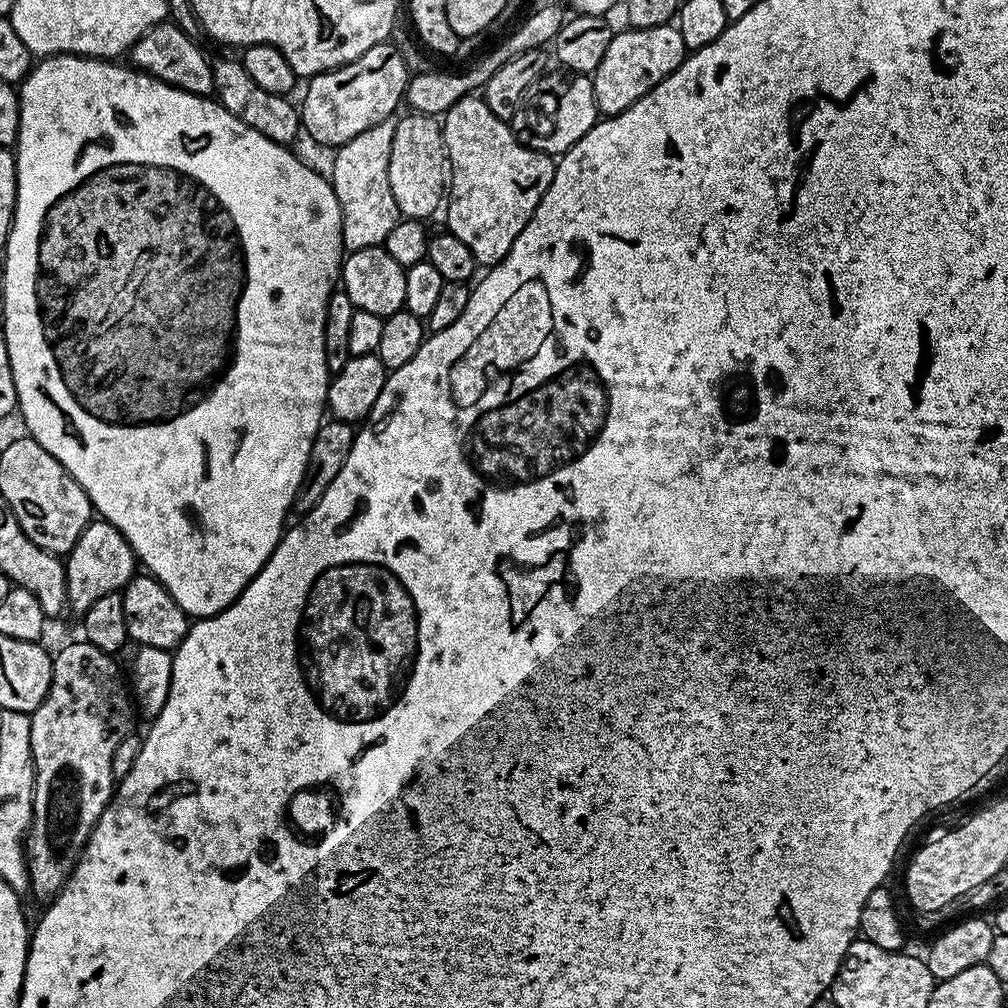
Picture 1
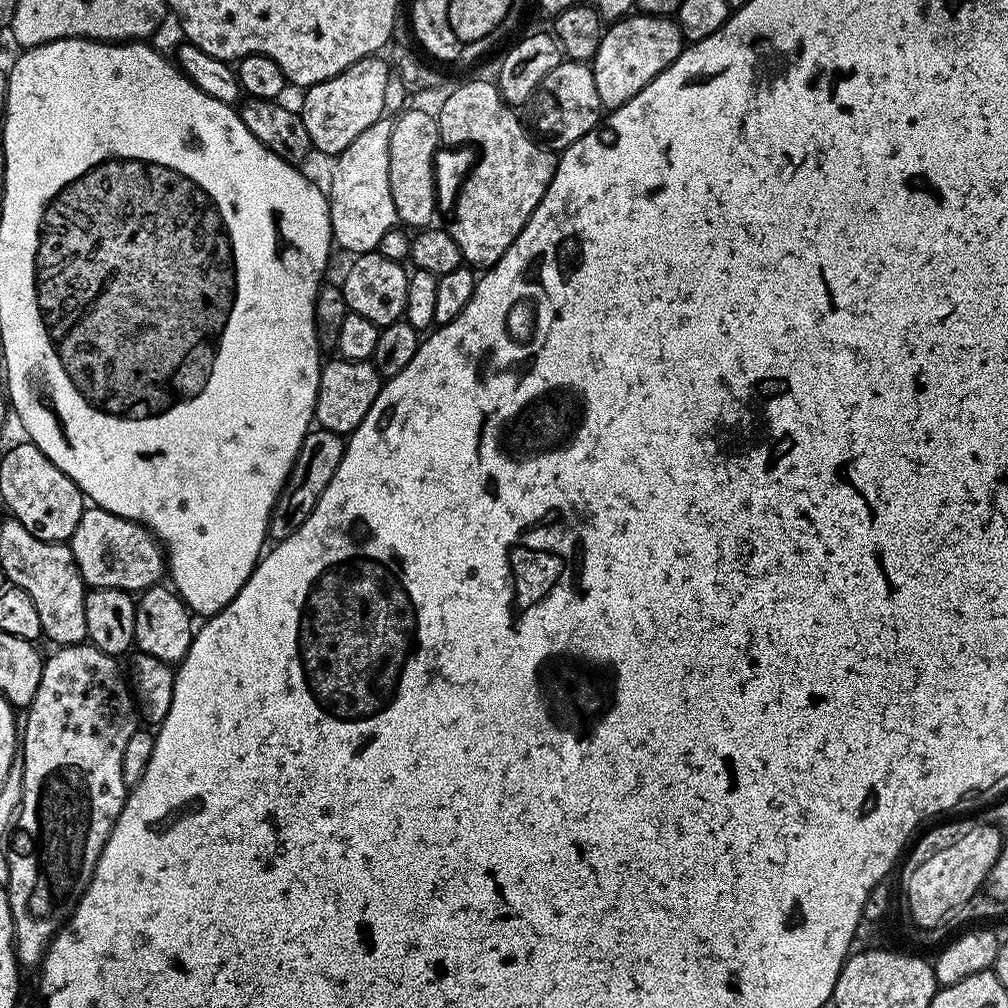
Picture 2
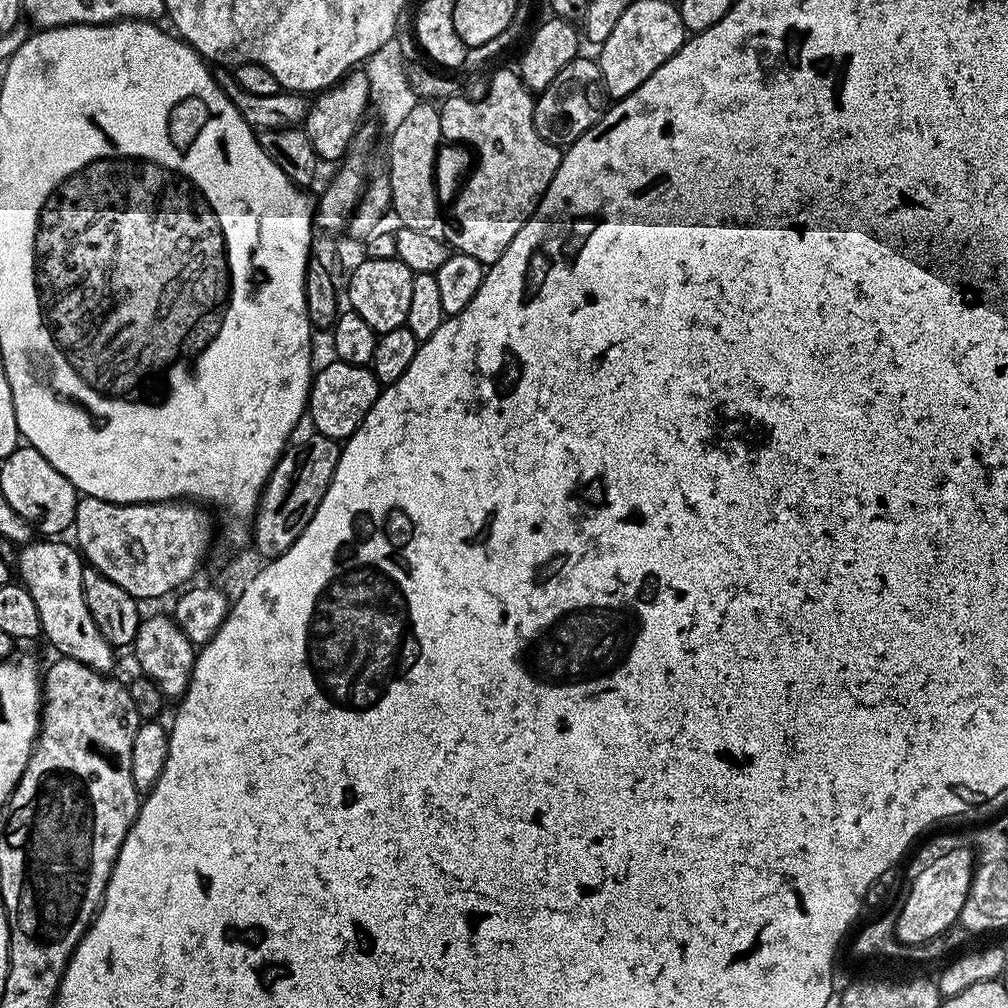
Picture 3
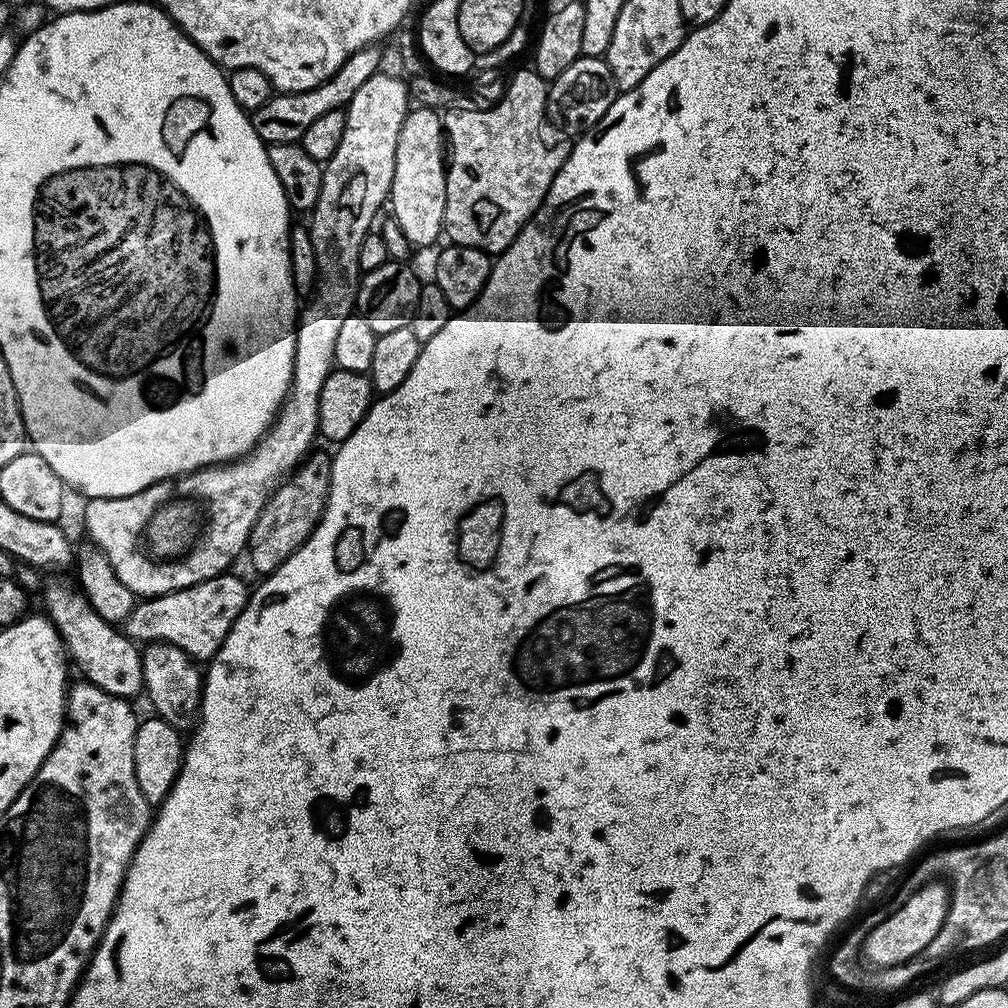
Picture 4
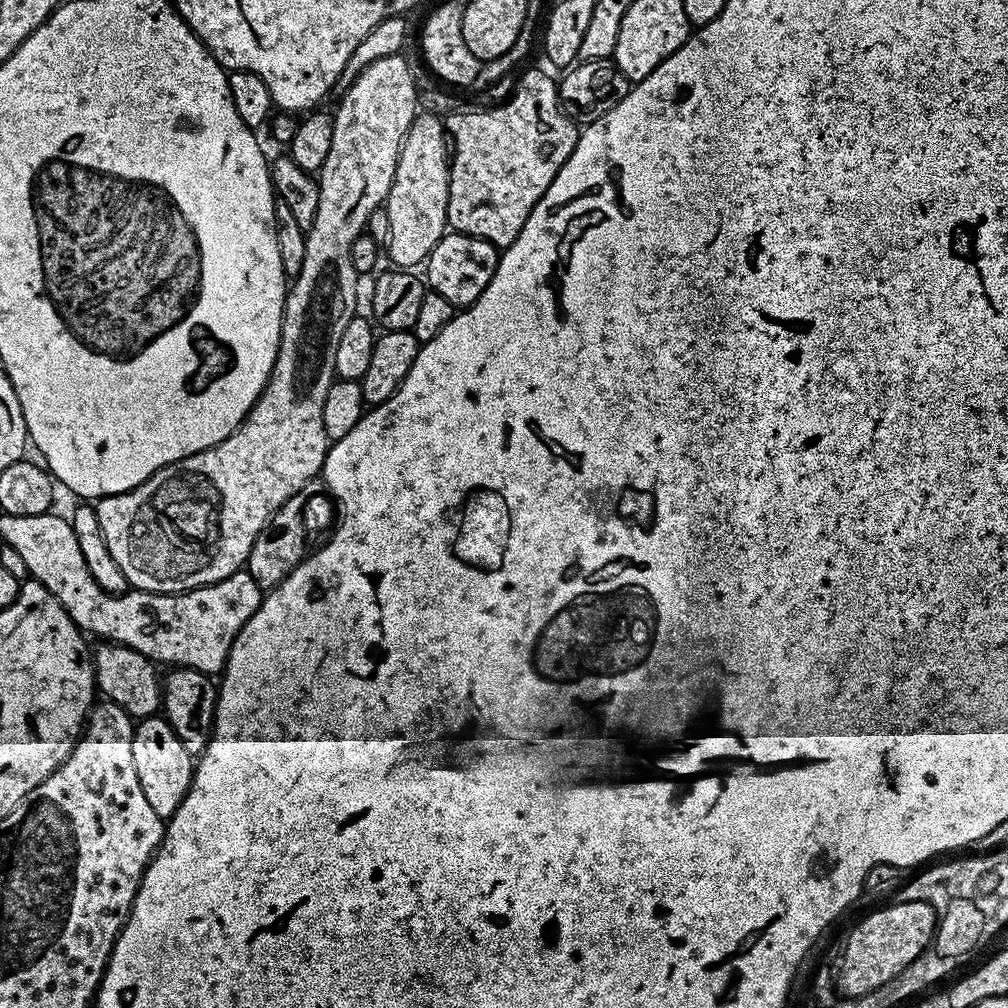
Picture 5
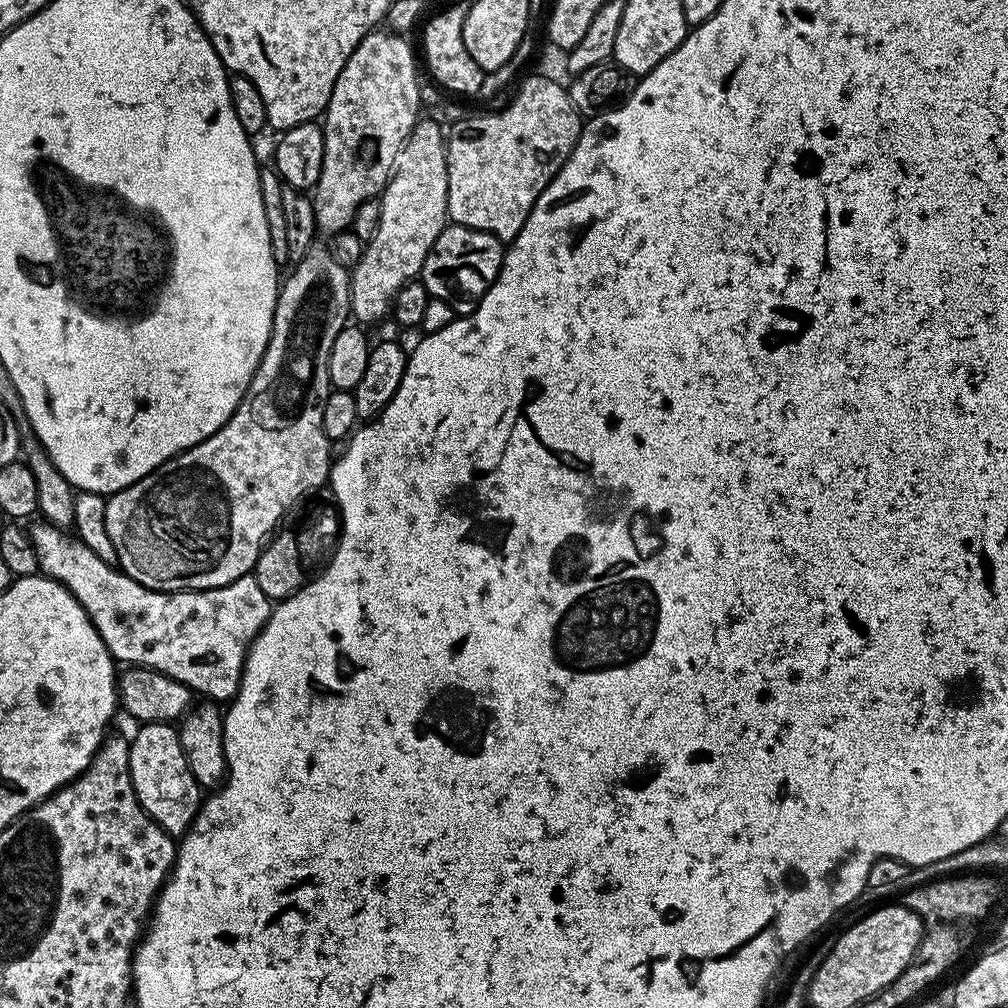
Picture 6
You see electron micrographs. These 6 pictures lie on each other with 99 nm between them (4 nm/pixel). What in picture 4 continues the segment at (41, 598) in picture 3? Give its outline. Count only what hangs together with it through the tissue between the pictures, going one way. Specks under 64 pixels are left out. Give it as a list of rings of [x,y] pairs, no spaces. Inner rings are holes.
[[[54,581],[44,592],[44,608],[48,619],[58,630],[60,641],[64,643],[64,651],[68,653],[71,663],[80,667],[80,672],[84,675],[81,677],[87,683],[106,690],[106,694],[125,698],[141,695],[144,686],[141,649],[123,631],[98,618],[98,614],[75,583]]]

